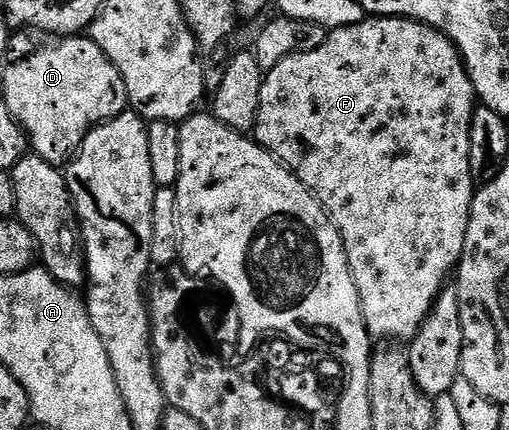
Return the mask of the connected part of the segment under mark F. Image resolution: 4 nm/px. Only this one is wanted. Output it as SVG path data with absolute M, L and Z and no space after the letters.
M367 16L359 24L329 30L323 44L319 44L315 52L287 56L287 60L275 64L275 68L268 70L262 77L255 141L268 154L272 154L282 166L286 166L311 191L341 234L351 268L351 276L359 292L366 330L373 340L390 338L393 341L390 343L405 344L414 338L421 325L424 324L426 316L433 311L438 296L445 289L451 275L461 262L475 193L475 183L471 172L469 129L477 101L478 97L473 90L471 76L467 72L465 61L461 59L455 43L446 34L441 34L435 28L424 26L423 23L410 18Z

